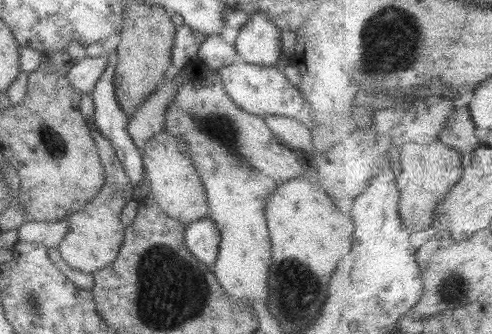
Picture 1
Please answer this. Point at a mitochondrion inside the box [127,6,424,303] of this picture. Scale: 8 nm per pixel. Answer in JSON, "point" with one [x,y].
{"point":[390,39]}

